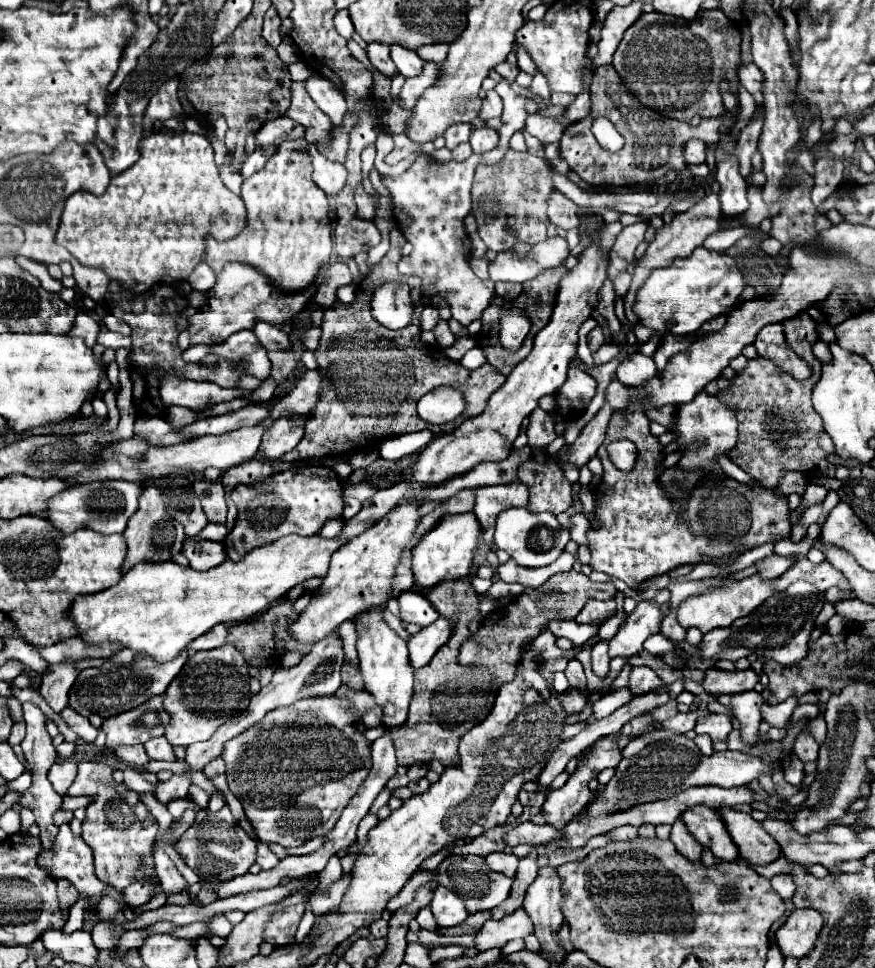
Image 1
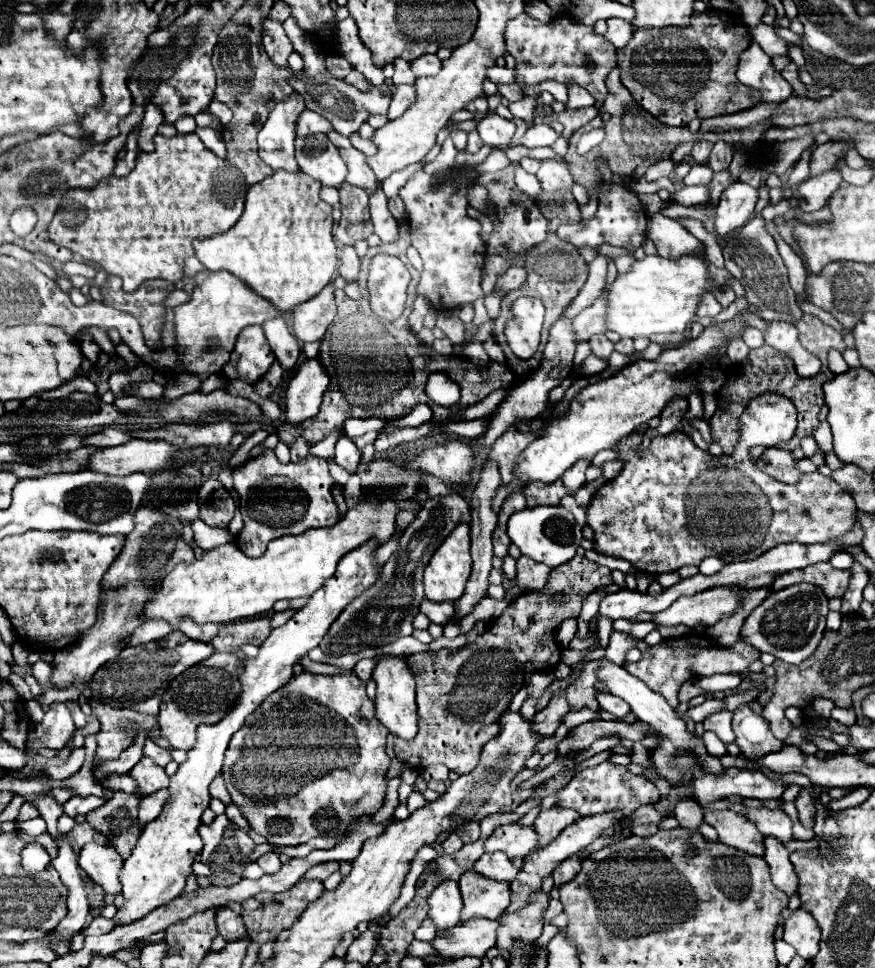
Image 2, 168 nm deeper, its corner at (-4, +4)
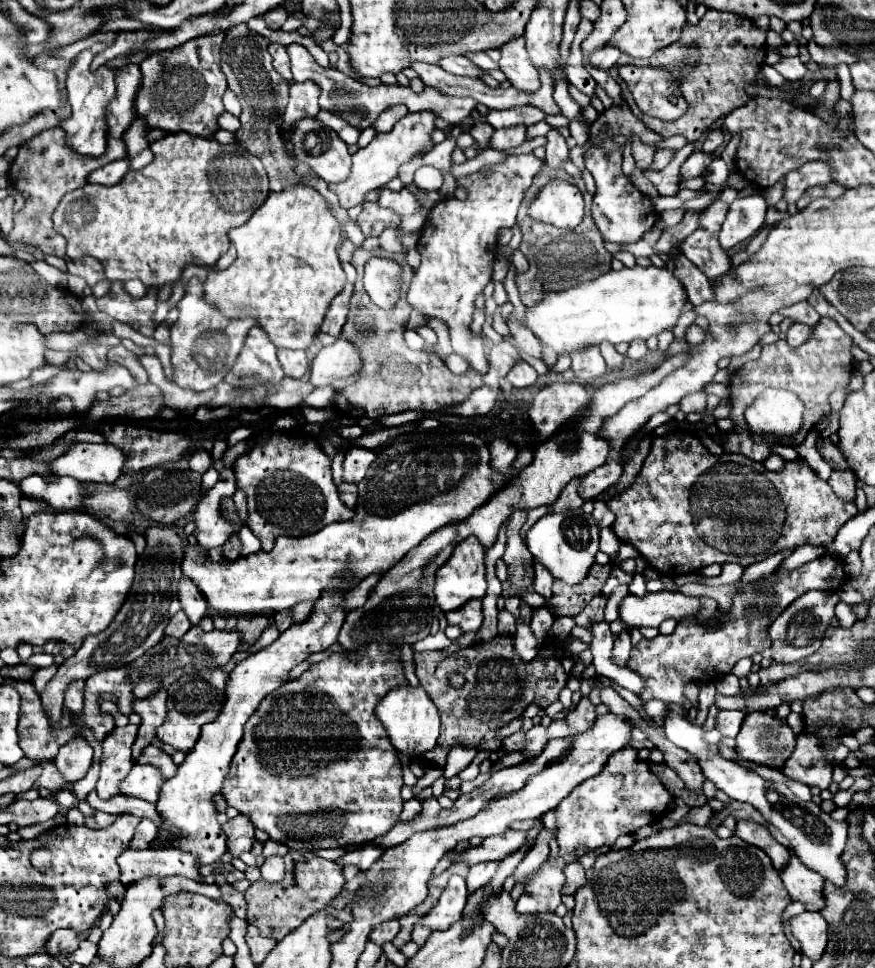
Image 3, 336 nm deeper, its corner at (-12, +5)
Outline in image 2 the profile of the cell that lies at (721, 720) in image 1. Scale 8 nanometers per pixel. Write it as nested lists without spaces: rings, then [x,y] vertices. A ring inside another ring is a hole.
[[[721,710],[721,712],[711,714],[709,718],[705,718],[703,726],[705,726],[705,730],[715,732],[725,744],[731,744],[731,742],[735,740],[735,734],[733,734],[733,730],[731,730],[731,718],[733,718],[731,712]]]

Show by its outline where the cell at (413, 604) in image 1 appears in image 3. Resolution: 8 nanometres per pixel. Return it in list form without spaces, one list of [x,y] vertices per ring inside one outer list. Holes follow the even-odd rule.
[[[471,599],[469,603],[465,603],[459,611],[451,611],[447,613],[447,621],[449,625],[459,625],[463,633],[467,631],[477,631],[483,623],[483,611],[481,611],[481,601],[479,599]]]

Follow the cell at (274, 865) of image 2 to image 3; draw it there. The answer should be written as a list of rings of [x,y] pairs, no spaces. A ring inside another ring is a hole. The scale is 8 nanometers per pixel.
[[[267,857],[261,865],[261,877],[267,881],[281,881],[285,875],[283,857]]]

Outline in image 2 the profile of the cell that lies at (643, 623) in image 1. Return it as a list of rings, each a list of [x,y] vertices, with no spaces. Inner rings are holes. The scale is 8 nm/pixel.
[[[617,632],[611,634],[611,640],[609,640],[609,646],[605,648],[605,658],[611,660],[613,664],[623,664],[625,660],[625,654],[637,646],[637,640],[633,636],[625,636],[625,638],[617,638]]]

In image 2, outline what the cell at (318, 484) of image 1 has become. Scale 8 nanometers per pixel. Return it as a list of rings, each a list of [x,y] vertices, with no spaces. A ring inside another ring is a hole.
[[[265,450],[265,454],[247,460],[243,466],[233,470],[235,490],[241,498],[239,510],[243,516],[243,530],[237,534],[237,548],[251,558],[263,556],[267,544],[285,534],[301,534],[309,528],[333,526],[339,520],[337,504],[333,498],[333,478],[329,474],[327,460],[305,456],[297,464],[281,464],[273,450]],[[273,476],[281,476],[289,486],[269,486]]]

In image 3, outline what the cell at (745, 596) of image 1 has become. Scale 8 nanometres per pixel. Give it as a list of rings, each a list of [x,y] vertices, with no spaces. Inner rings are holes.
[[[657,591],[647,593],[643,599],[637,595],[627,595],[619,603],[619,619],[627,629],[633,627],[659,627],[661,621],[673,617],[681,621],[687,615],[699,613],[699,599],[687,597],[679,591]]]

